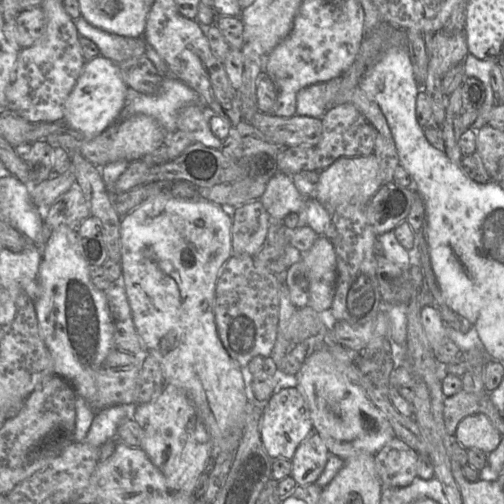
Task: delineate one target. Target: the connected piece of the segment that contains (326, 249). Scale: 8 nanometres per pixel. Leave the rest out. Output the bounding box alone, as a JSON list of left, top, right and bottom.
[301,236,336,312]

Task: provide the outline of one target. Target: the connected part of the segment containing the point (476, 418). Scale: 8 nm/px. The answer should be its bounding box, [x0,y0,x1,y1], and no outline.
[456,414,501,454]

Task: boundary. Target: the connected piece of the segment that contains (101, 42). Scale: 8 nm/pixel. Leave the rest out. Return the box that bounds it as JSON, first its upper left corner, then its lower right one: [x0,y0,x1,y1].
[74,16,145,63]

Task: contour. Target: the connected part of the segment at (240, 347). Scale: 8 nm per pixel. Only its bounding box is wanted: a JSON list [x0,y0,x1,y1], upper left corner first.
[214,255,281,370]

